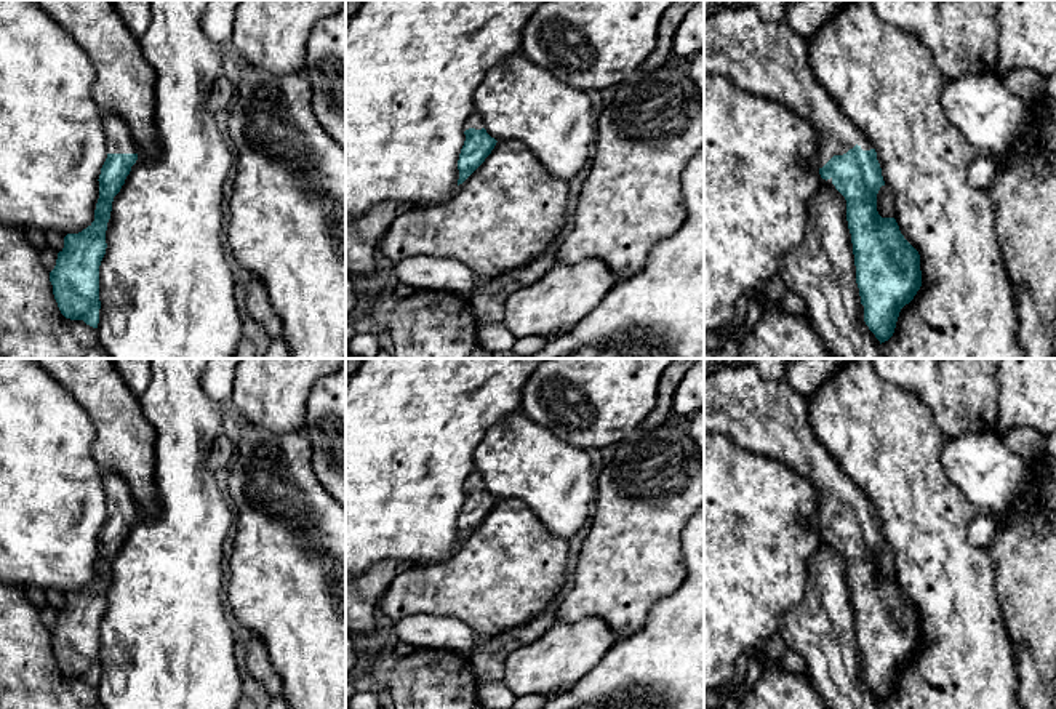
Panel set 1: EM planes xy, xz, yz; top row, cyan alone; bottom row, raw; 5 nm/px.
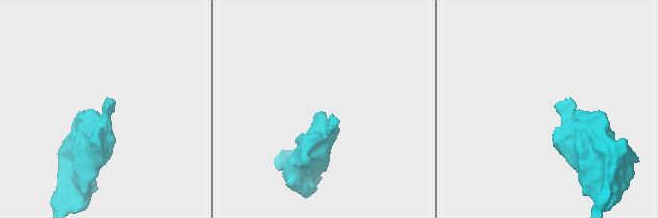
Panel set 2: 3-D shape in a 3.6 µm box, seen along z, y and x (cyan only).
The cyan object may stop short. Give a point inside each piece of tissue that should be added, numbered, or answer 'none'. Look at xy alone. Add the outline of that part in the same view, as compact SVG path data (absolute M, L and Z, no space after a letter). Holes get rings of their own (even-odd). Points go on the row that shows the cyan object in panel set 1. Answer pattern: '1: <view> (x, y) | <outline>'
1: xy (119, 135) | M102 112L107 154L138 154L130 126L115 114Z

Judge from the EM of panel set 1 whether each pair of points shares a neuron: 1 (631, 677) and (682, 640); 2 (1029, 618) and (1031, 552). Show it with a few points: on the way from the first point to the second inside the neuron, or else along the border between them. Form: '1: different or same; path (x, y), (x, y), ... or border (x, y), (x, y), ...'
1: same; path (644, 677), (669, 653)
2: same; path (1031, 602), (1031, 568)

